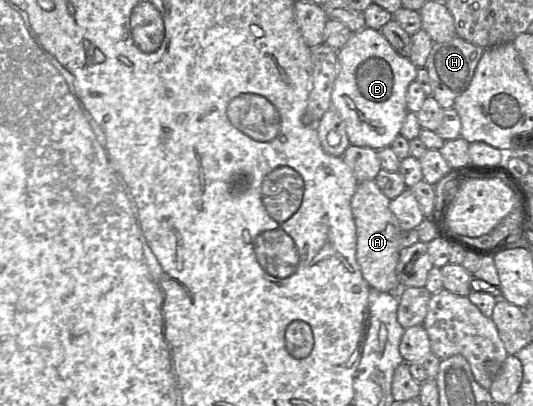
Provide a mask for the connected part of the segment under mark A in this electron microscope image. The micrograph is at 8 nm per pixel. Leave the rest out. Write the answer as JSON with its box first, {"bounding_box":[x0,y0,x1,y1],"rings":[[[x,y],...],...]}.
{"bounding_box":[351,180,402,292],"rings":[[[374,180],[359,182],[351,200],[356,225],[356,258],[364,280],[380,292],[396,292],[401,288],[396,266],[401,254],[402,228],[389,208],[388,199]]]}

